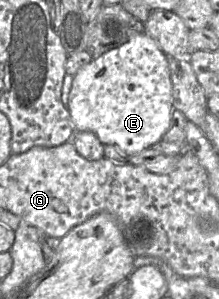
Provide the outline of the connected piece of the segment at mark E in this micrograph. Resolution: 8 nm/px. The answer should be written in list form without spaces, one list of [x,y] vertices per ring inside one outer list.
[[[145,32],[132,37],[77,71],[73,76],[67,108],[76,132],[93,132],[104,145],[115,145],[128,156],[153,147],[168,131],[174,109],[167,55]]]

